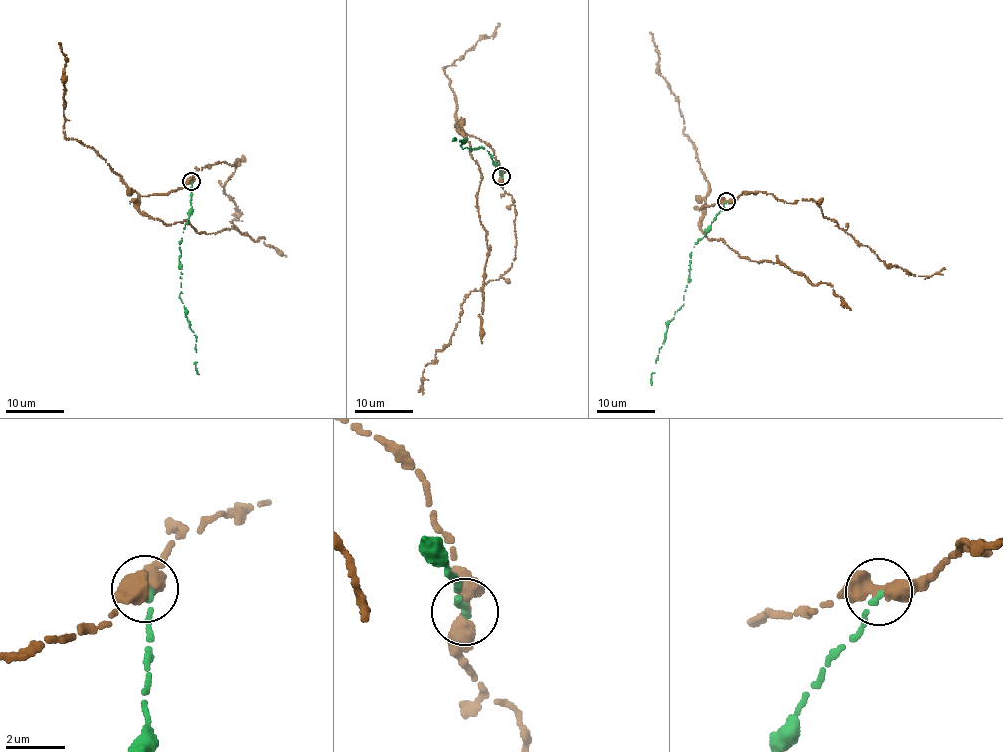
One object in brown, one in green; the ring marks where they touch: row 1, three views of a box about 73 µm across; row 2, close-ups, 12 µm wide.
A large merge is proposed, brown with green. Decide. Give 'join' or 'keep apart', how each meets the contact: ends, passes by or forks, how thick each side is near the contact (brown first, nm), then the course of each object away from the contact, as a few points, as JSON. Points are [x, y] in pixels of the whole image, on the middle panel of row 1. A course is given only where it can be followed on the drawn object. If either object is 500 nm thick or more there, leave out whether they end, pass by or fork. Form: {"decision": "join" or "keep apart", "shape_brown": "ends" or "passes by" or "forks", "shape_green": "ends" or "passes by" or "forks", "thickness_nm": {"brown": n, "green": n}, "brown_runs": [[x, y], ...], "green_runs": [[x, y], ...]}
{"decision": "keep apart", "shape_brown": "passes by", "shape_green": "ends", "thickness_nm": {"brown": 440, "green": 170}, "brown_runs": [[501, 176], [492, 148], [459, 132], [481, 173], [478, 217], [488, 256], [479, 314], [481, 343]], "green_runs": [[501, 177], [488, 152], [460, 146], [464, 140], [453, 141]]}

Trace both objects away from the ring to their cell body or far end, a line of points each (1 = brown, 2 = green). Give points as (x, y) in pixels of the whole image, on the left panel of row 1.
1: (190, 181), (141, 196), (139, 211), (199, 232), (237, 227), (286, 256)
2: (191, 181), (192, 211), (180, 243), (180, 296), (196, 338), (195, 364), (199, 374)

